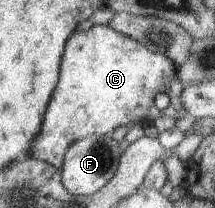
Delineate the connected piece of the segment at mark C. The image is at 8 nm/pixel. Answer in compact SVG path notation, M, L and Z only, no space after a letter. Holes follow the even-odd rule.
M94 25L87 32L74 32L66 43L59 67L58 84L45 110L41 130L31 142L29 157L47 162L60 170L67 148L77 140L89 136L111 136L120 126L131 128L135 124L143 125L163 116L171 117L175 121L181 120L186 116L180 100L185 87L177 78L176 68L166 55L151 51L134 39L112 30L108 25ZM159 93L166 94L170 99L165 110L159 110L155 105L155 97Z

